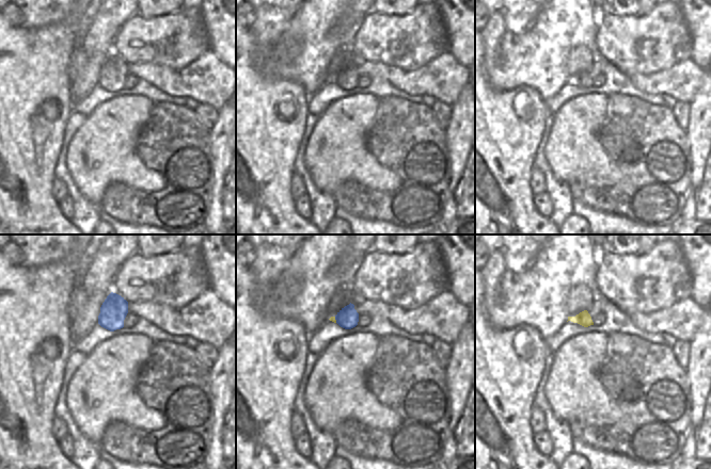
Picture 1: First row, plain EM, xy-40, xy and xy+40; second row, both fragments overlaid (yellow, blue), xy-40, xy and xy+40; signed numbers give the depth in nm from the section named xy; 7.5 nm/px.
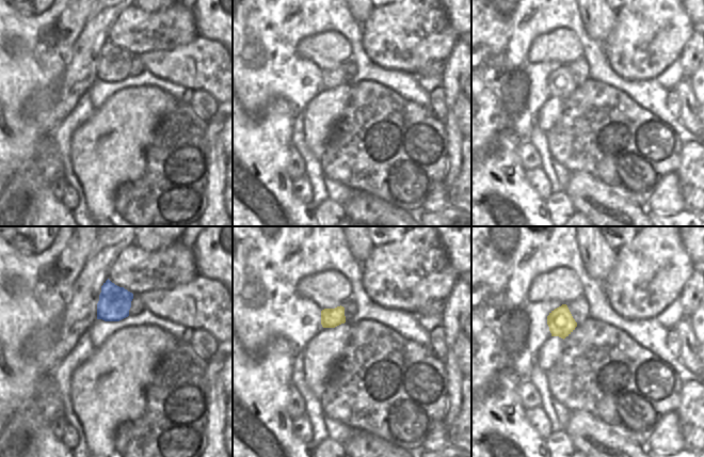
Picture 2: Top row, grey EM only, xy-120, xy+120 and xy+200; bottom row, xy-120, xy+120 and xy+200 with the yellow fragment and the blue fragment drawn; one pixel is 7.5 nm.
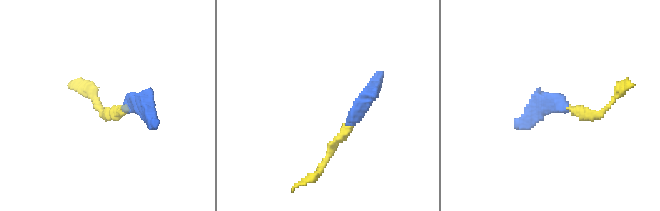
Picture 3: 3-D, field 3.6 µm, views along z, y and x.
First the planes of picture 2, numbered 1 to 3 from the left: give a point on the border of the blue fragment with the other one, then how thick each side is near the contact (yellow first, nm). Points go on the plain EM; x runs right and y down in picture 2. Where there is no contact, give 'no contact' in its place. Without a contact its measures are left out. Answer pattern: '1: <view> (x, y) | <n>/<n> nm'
1: no contact
2: no contact
3: no contact

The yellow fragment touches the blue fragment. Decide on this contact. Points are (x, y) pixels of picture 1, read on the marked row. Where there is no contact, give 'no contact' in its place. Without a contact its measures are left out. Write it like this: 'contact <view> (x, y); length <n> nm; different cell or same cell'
contact xy (335, 320); length 50 nm; same cell

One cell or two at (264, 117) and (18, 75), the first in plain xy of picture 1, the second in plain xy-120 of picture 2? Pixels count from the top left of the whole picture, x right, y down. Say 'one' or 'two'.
one

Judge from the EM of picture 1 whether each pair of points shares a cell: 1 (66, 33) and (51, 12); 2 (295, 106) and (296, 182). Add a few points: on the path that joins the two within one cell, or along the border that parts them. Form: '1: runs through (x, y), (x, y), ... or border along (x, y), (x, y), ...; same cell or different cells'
1: border along (69, 11), (60, 21), (33, 28); different cells
2: border along (294, 171), (290, 177), (291, 196); different cells

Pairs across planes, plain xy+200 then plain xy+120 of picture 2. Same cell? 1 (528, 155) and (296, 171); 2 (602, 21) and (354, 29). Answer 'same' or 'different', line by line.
1: same
2: different

